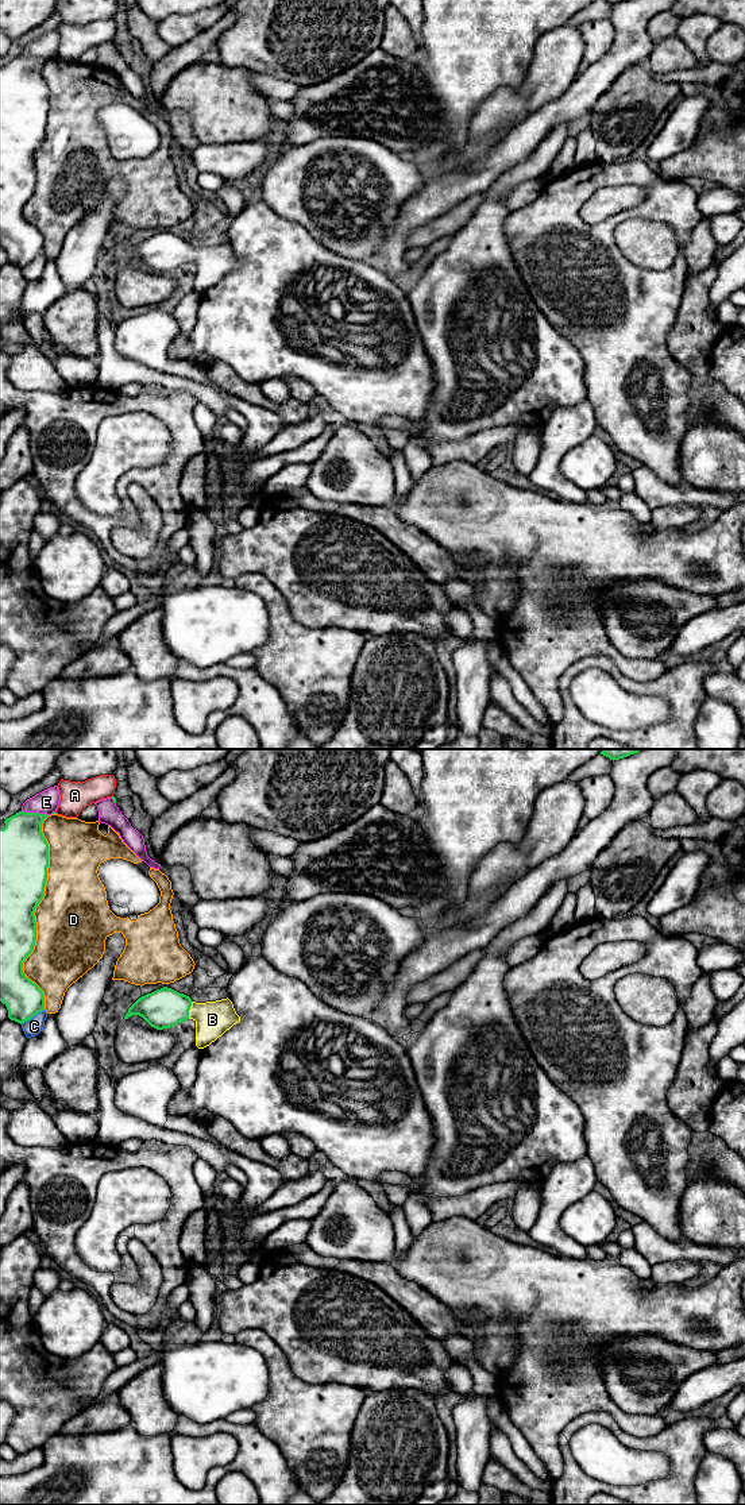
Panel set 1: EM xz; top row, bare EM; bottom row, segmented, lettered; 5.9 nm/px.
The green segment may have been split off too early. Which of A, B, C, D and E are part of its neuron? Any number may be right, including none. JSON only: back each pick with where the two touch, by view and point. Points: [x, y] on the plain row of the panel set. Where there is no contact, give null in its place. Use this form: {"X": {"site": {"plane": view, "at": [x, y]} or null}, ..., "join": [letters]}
{"B": {"site": {"plane": "xz", "at": [188, 254]}}, "join": ["B"]}

